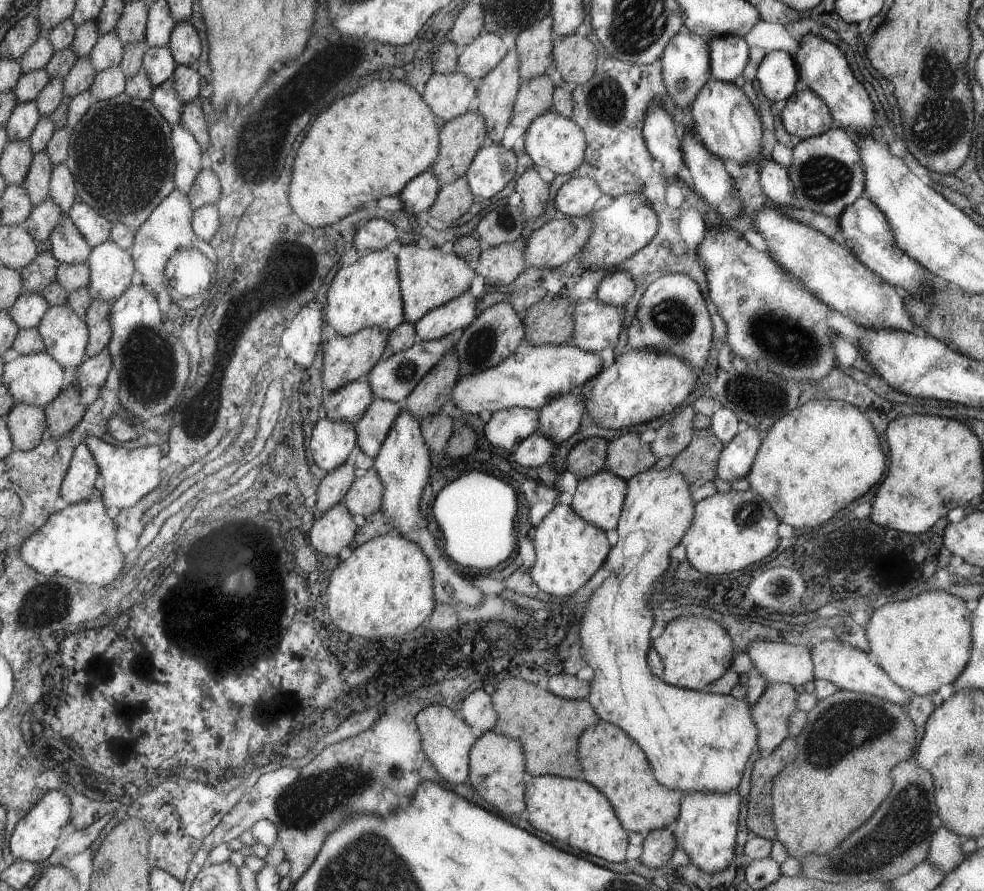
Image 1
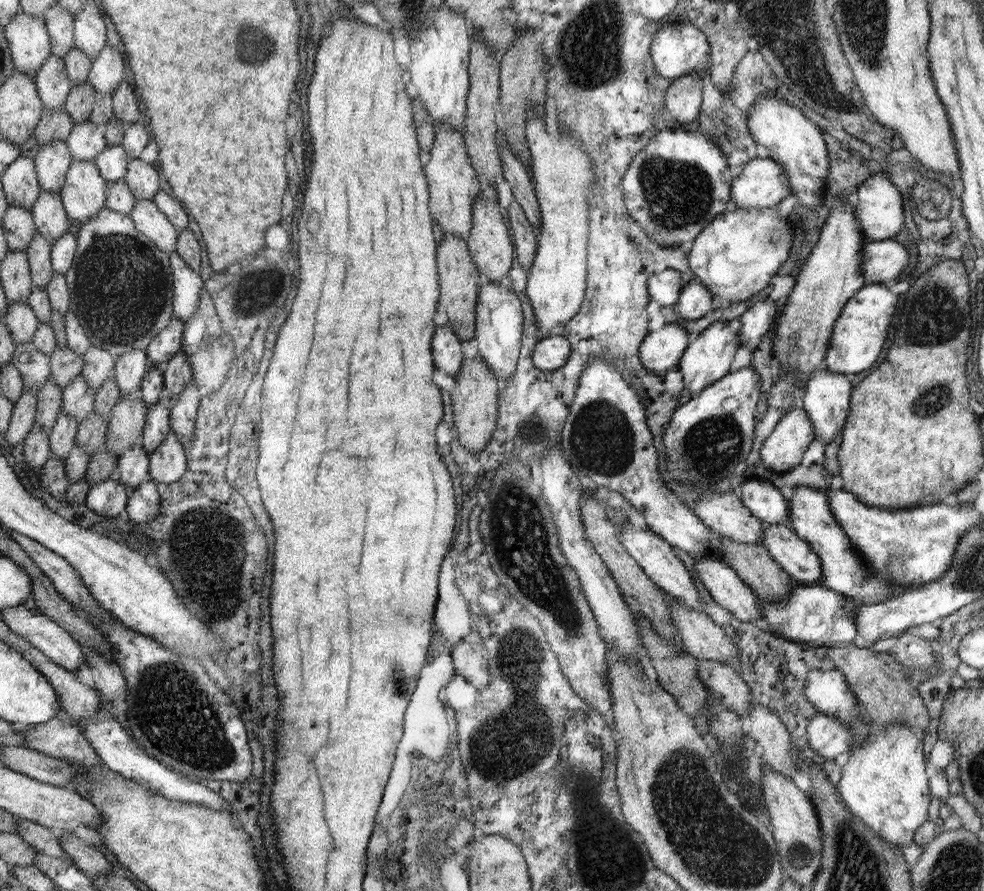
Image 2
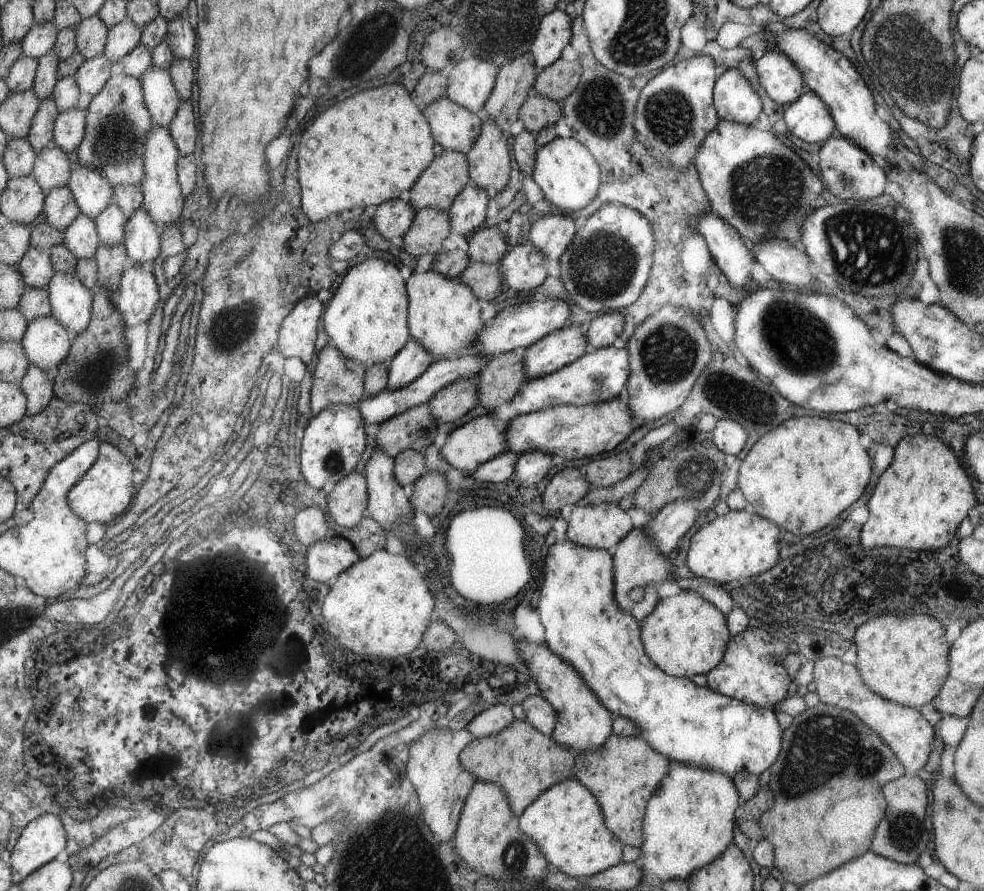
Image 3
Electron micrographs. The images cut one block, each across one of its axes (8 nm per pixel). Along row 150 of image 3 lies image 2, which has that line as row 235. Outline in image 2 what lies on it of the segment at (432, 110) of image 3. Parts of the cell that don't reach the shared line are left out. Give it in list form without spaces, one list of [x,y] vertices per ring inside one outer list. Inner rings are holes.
[[[435,126],[435,140],[428,152],[426,164],[426,178],[429,178],[431,190],[431,214],[438,221],[441,235],[450,236],[454,234],[456,238],[462,238],[468,242],[470,230],[473,228],[473,204],[475,198],[480,196],[480,181],[476,180],[473,164],[470,162],[463,132],[458,132],[450,126]]]

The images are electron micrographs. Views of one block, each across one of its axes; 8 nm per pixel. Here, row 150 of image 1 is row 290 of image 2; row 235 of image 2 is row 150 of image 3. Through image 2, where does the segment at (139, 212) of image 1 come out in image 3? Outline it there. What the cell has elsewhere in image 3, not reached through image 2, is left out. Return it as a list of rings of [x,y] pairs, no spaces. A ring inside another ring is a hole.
[[[124,73],[111,76],[87,109],[85,136],[77,149],[80,165],[100,170],[113,187],[141,186],[145,178],[145,142],[153,126],[141,80]]]

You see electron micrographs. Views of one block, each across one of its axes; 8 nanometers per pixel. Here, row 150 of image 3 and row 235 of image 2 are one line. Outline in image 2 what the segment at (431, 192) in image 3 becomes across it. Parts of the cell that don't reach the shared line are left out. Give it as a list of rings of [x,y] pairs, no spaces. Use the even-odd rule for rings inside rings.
[[[454,234],[441,236],[442,244],[438,245],[437,250],[437,263],[441,271],[441,301],[439,303],[446,308],[448,323],[462,342],[472,340],[476,333],[477,294],[486,279],[477,269],[467,241],[456,238]]]

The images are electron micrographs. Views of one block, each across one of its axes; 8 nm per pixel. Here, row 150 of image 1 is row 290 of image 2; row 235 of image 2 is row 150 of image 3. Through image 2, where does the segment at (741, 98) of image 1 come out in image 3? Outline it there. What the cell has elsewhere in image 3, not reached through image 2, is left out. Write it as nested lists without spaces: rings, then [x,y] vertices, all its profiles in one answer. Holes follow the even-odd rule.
[[[721,120],[709,137],[705,139],[694,165],[700,175],[701,186],[709,198],[711,212],[722,221],[728,222],[750,244],[781,239],[799,245],[802,226],[818,206],[816,200],[824,190],[824,182],[802,162],[796,152],[780,142],[780,138],[768,132],[743,126],[741,123]]]

